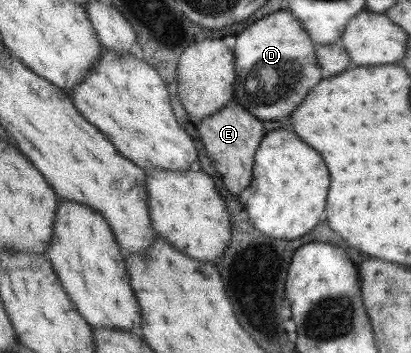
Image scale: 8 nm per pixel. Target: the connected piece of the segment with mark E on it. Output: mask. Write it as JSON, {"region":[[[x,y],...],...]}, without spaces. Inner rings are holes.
{"region":[[[230,101],[220,110],[198,120],[198,122],[196,129],[198,129],[200,141],[202,141],[202,145],[207,152],[206,156],[216,167],[215,170],[220,173],[224,187],[232,195],[238,195],[244,187],[248,187],[248,183],[252,179],[253,157],[260,139],[264,137],[266,132],[262,127],[262,121],[248,113],[244,106]]]}

